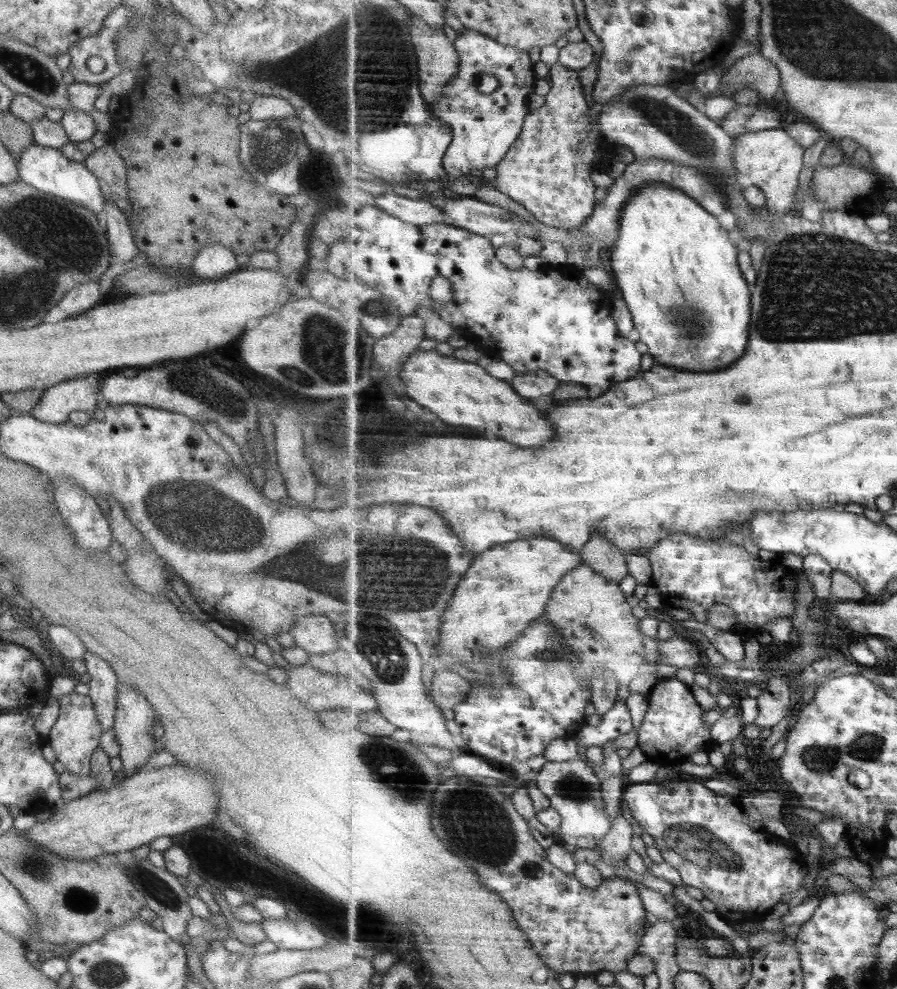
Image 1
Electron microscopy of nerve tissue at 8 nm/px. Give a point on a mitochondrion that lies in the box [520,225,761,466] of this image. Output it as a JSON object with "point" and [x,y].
{"point":[691,325]}

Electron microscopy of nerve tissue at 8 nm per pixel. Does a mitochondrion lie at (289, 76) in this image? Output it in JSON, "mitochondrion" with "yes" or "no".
{"mitochondrion":"yes"}

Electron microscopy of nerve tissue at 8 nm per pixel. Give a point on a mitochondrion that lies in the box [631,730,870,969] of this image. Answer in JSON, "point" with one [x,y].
{"point":[696,843]}

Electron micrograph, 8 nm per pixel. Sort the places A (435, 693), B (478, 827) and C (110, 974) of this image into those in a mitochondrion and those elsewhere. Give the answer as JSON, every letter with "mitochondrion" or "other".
{"A":"other","B":"mitochondrion","C":"mitochondrion"}

